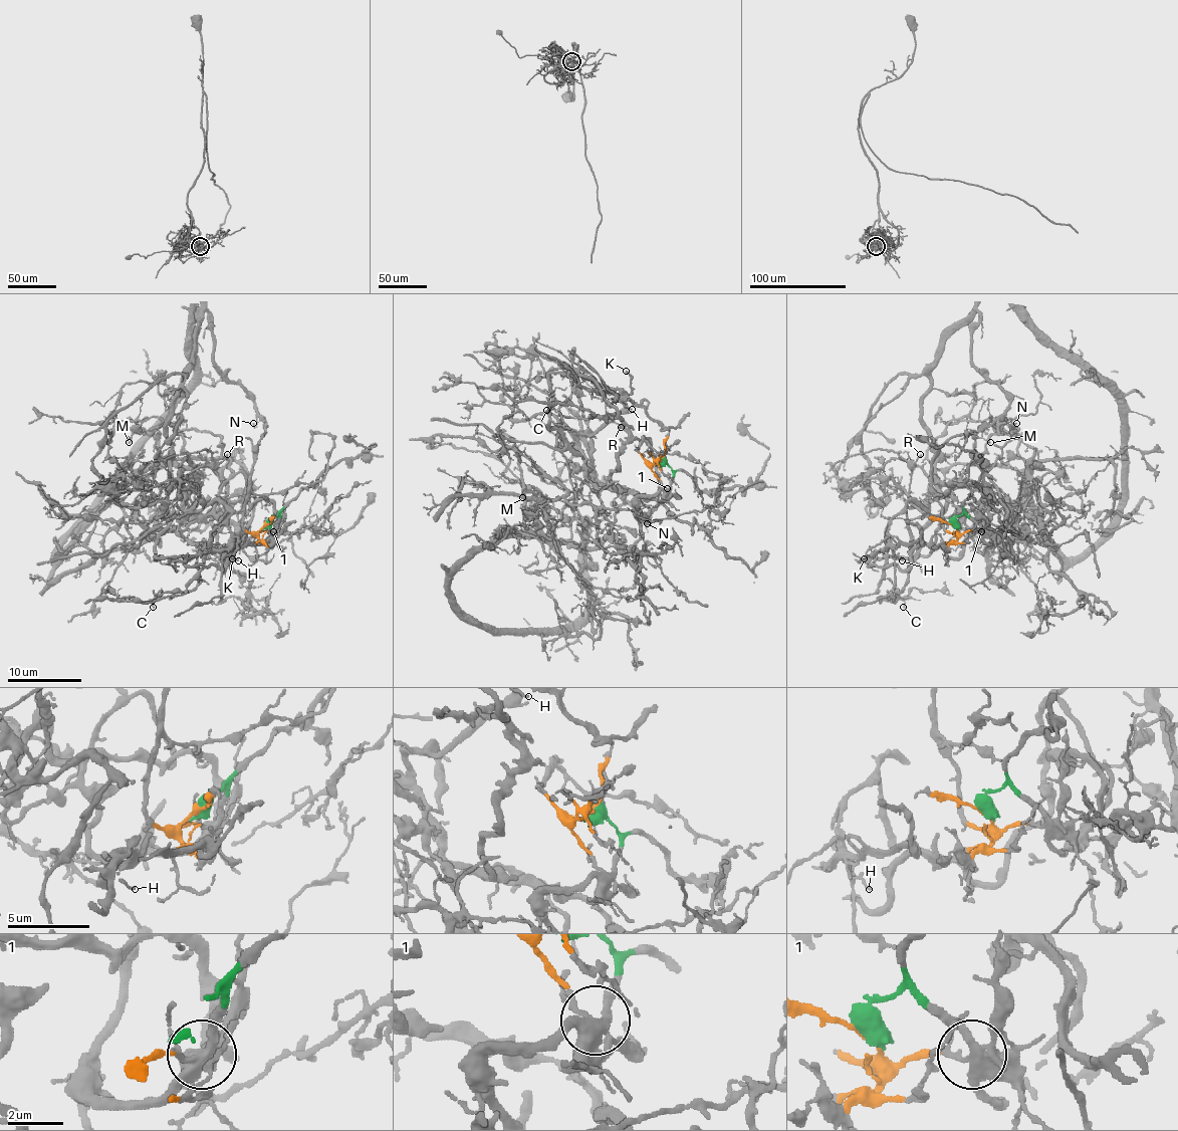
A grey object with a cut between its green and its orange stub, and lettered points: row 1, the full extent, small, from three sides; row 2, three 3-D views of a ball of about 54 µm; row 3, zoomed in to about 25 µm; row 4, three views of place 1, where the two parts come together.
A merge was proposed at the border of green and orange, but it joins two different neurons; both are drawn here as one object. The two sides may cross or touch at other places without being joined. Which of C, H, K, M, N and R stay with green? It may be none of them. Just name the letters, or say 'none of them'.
M, R

